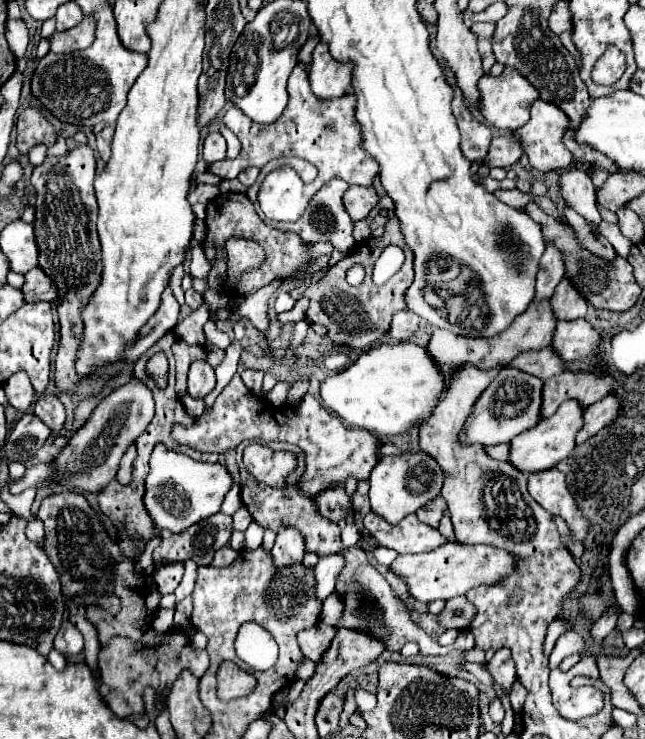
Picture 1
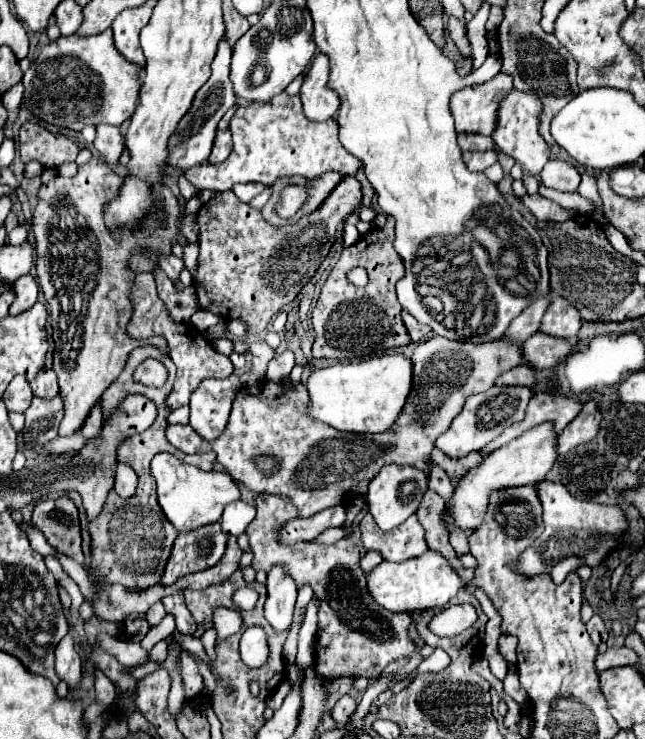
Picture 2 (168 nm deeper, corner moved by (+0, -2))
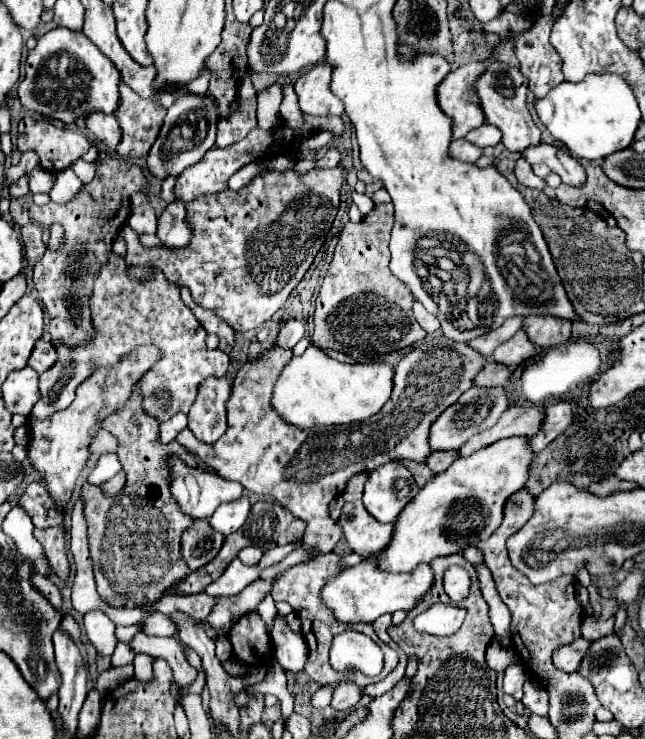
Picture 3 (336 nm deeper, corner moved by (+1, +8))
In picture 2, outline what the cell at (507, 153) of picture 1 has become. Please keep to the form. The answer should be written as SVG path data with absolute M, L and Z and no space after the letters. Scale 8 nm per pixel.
M476 151L476 153L464 153L464 163L470 171L484 171L486 167L494 165L498 161L496 151Z

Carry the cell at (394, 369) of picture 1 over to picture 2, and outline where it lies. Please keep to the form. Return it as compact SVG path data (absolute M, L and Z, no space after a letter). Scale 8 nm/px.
M382 355L374 357L364 363L354 363L354 365L330 365L322 369L314 369L306 381L308 389L308 411L314 421L328 423L330 427L338 431L352 431L352 433L380 433L392 427L396 421L398 413L402 411L406 397L410 393L410 383L412 383L412 361L402 357L402 355Z

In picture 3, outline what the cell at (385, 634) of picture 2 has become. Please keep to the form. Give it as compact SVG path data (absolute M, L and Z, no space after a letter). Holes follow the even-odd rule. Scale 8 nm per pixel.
M331 551L331 553L321 553L321 555L313 557L311 561L297 563L297 565L285 569L283 573L279 573L279 575L273 579L271 595L273 595L275 601L289 601L289 603L293 605L297 617L301 619L301 625L303 625L303 627L301 627L301 635L305 637L305 643L307 643L307 647L309 647L309 657L307 657L307 663L305 663L305 671L307 671L307 675L309 675L313 681L321 683L321 685L352 682L358 687L363 688L371 683L376 683L381 679L384 679L391 671L393 671L393 669L395 669L399 662L399 658L396 650L383 643L383 641L375 635L375 629L373 629L371 623L355 623L355 625L349 625L349 623L337 621L337 619L333 617L333 611L323 603L323 599L321 599L321 589L323 589L331 579L335 579L335 577L343 571L341 559L343 559L343 557L341 557L339 553ZM345 629L361 631L361 633L365 633L367 637L373 637L375 643L380 646L384 653L385 666L378 676L368 677L355 670L340 672L331 669L331 665L329 665L329 645L331 645L333 637L335 637L337 633L343 633Z

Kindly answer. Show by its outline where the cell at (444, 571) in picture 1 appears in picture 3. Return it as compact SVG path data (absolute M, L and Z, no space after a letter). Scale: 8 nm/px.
M363 559L359 565L345 569L339 577L329 581L321 591L325 605L333 609L333 615L345 623L367 621L373 623L383 613L395 613L397 609L411 611L429 589L433 587L433 569L429 563L417 565L417 569L409 573L391 573L379 569L373 561Z

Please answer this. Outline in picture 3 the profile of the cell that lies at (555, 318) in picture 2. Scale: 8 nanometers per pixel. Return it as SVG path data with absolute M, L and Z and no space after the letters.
M531 315L525 319L525 325L523 325L523 329L529 333L531 341L535 345L539 345L541 349L549 349L549 347L567 343L571 337L571 327L573 327L571 321L551 317L551 315L547 315L547 317Z

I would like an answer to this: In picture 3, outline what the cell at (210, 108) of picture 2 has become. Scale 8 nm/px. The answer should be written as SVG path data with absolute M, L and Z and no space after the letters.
M183 95L183 97L179 97L173 103L173 107L167 111L165 121L159 131L159 137L149 151L149 157L147 157L149 171L153 175L165 179L169 175L179 175L185 167L197 163L215 145L217 121L219 121L219 111L217 111L213 97L209 97L209 95L203 95L203 97Z

